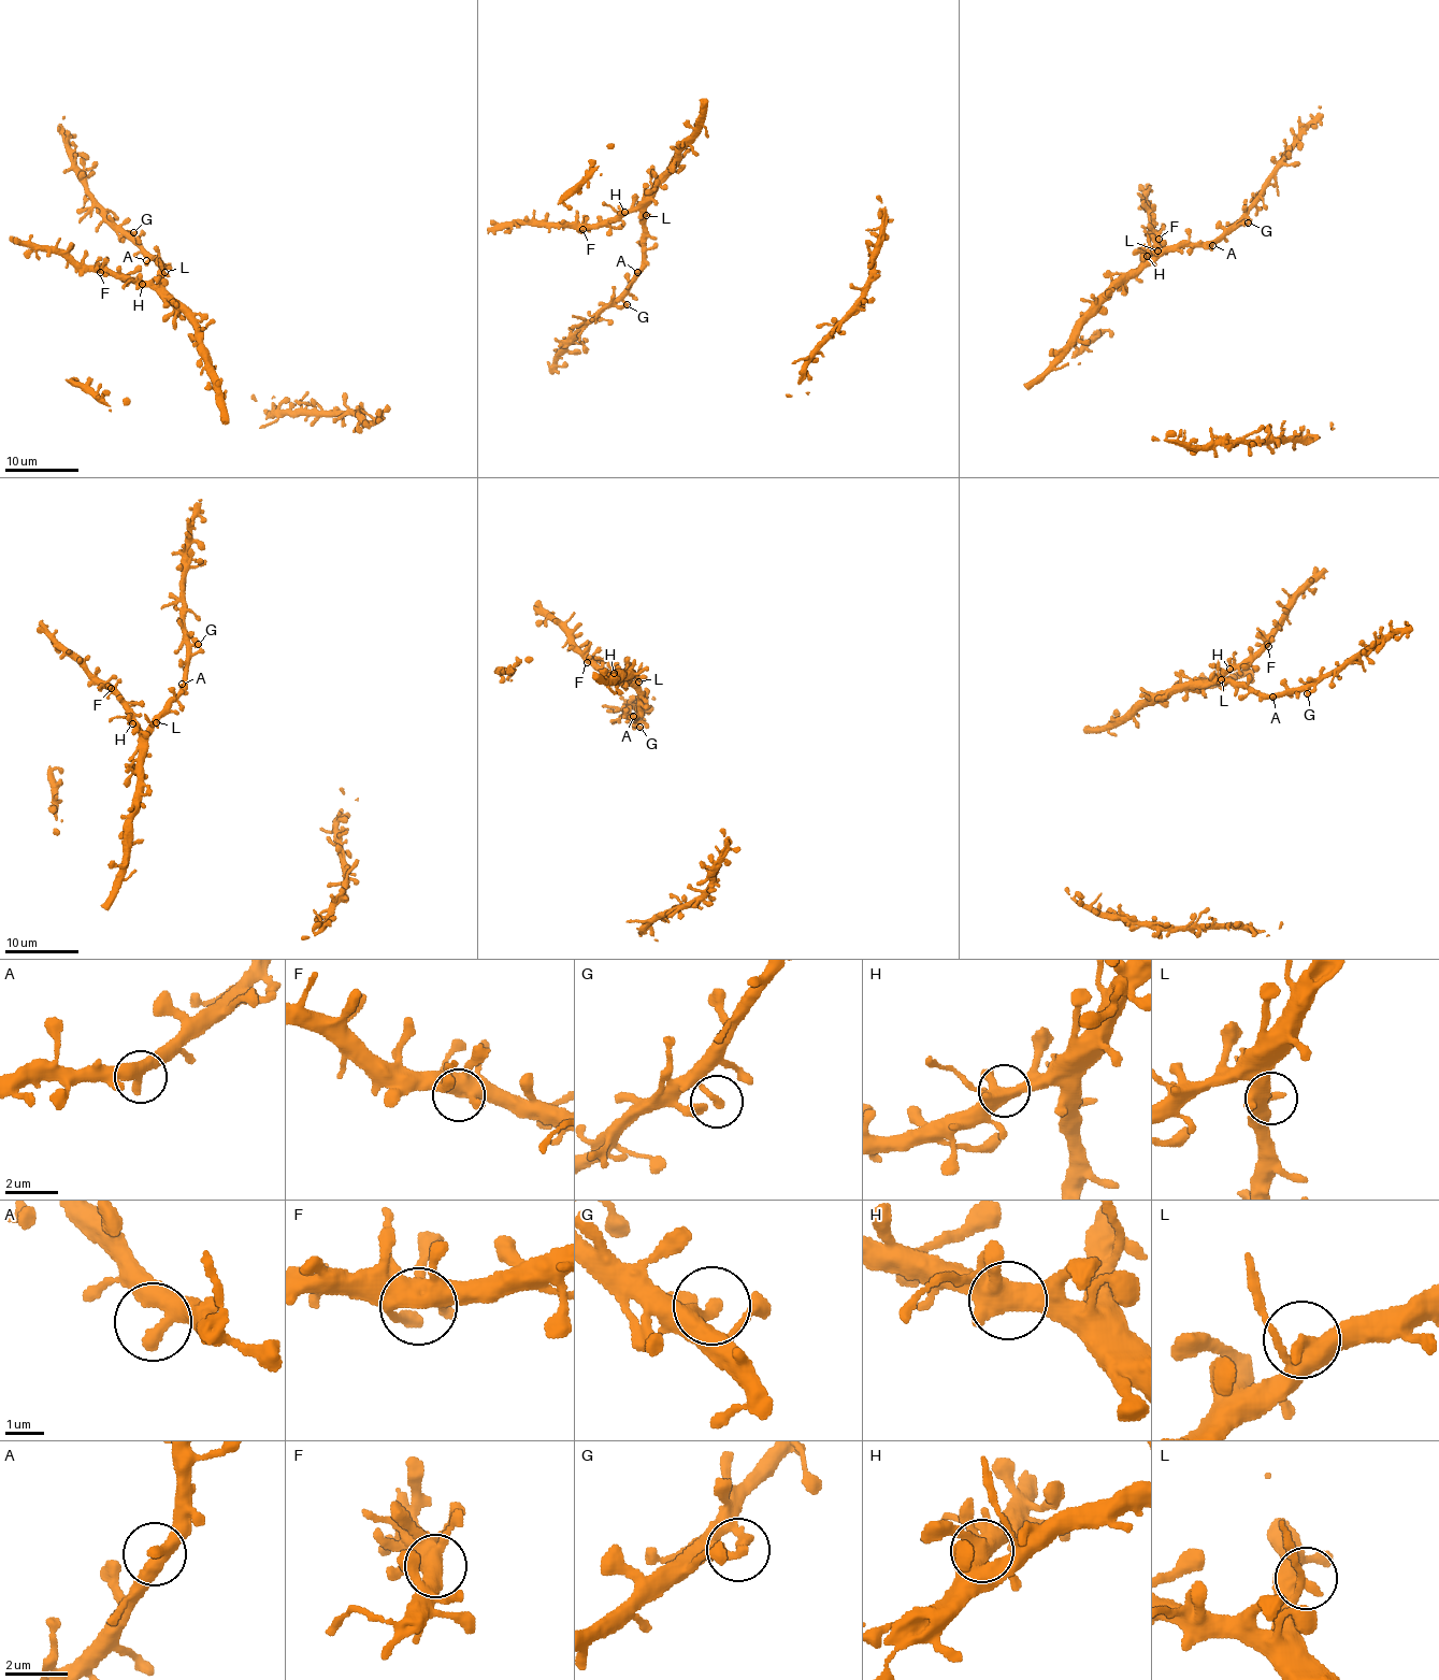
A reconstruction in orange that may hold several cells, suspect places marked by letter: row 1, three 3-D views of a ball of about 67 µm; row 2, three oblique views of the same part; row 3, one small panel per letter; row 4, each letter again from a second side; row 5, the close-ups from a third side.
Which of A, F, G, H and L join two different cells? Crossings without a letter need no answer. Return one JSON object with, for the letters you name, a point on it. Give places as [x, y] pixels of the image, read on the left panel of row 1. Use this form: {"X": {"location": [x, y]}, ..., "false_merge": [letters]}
{"false_merge": []}

